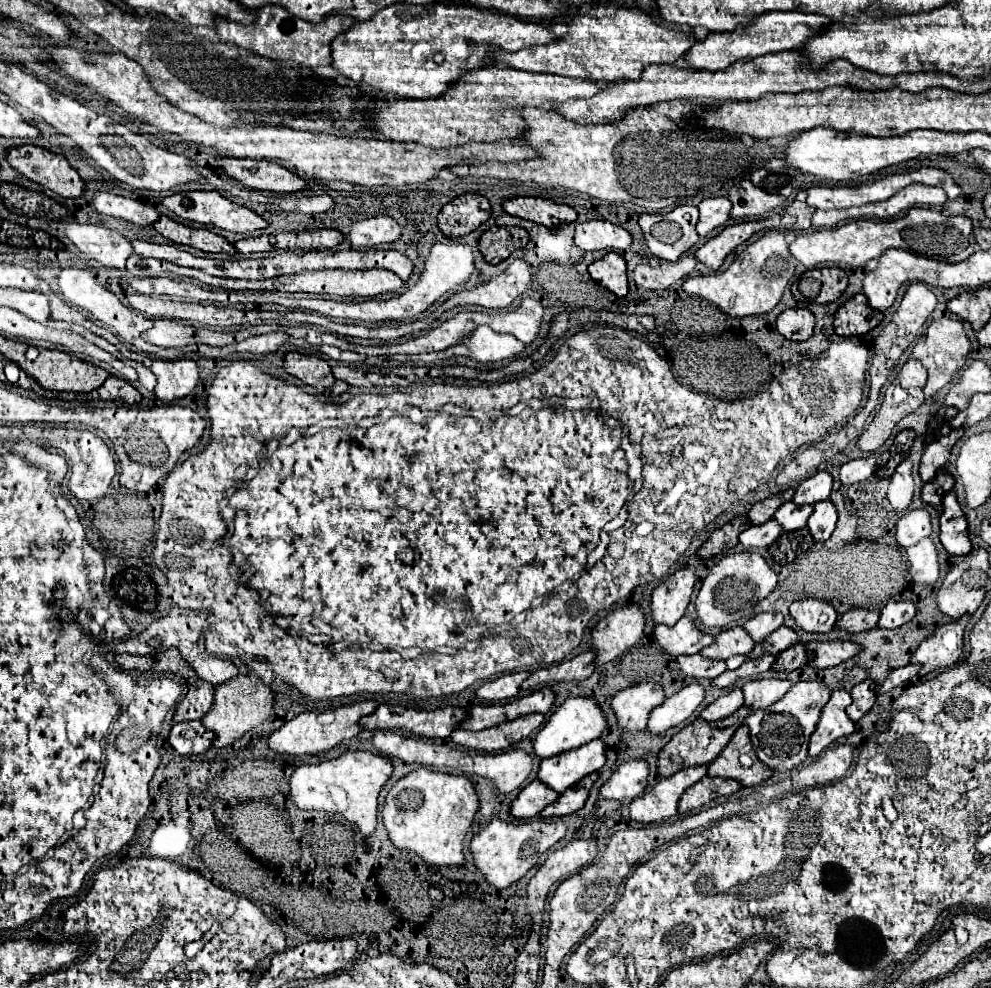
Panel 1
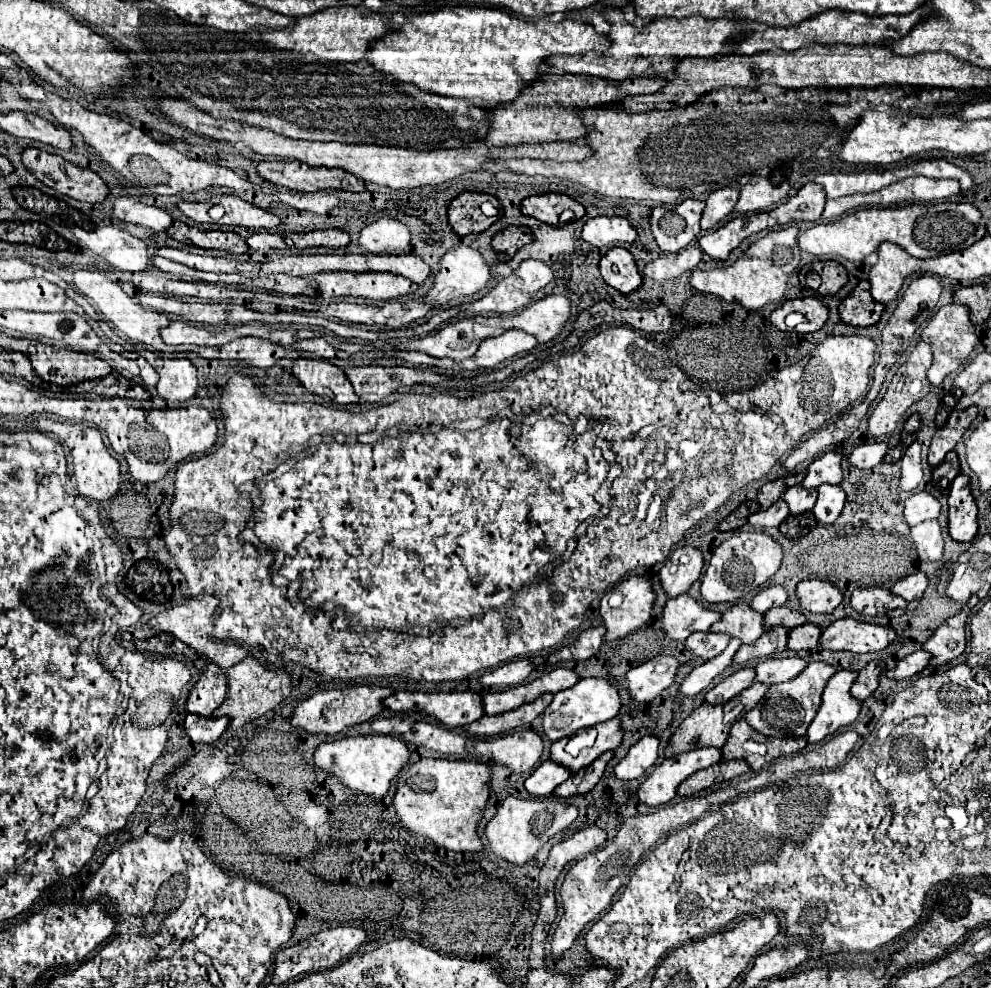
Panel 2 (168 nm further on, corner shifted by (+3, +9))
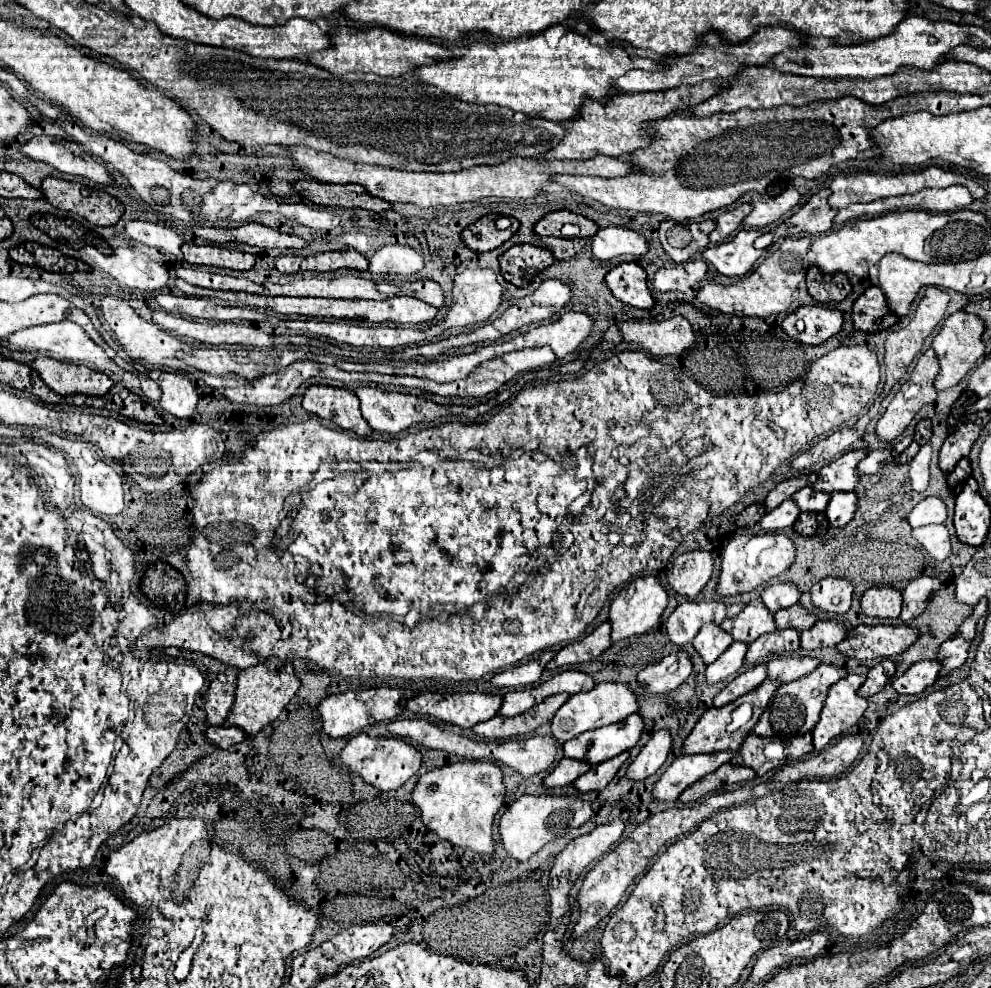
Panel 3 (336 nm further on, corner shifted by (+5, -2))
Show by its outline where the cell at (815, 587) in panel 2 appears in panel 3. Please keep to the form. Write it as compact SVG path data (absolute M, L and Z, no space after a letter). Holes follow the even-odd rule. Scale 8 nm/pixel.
M824 578L812 586L814 608L828 614L844 614L850 610L854 586L844 578Z

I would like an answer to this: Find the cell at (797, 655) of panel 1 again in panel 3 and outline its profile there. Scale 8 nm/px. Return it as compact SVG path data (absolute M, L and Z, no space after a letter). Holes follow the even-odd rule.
M818 620L816 626L802 632L800 646L804 650L816 650L824 646L838 646L844 638L848 638L848 632L852 626L846 626L838 620Z

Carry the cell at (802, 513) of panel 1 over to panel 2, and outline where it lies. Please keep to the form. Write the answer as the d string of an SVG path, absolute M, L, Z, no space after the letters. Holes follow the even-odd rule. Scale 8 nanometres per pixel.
M794 485L794 487L788 487L784 497L782 497L790 509L792 515L798 515L798 513L804 513L804 511L810 511L816 503L816 491L814 489L804 489L800 485Z

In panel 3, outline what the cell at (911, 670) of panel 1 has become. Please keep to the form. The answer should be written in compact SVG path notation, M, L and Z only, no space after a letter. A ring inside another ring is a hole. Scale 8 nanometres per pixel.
M936 660L916 662L900 678L896 678L892 682L892 686L894 686L894 690L898 694L920 694L920 692L924 692L928 686L932 686L936 682L940 668L942 666Z

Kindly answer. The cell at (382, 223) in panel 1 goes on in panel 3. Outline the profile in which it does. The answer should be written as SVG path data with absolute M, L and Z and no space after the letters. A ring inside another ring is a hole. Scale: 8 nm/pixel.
M384 246L370 256L372 274L392 274L392 276L410 276L424 268L424 260L410 246Z

